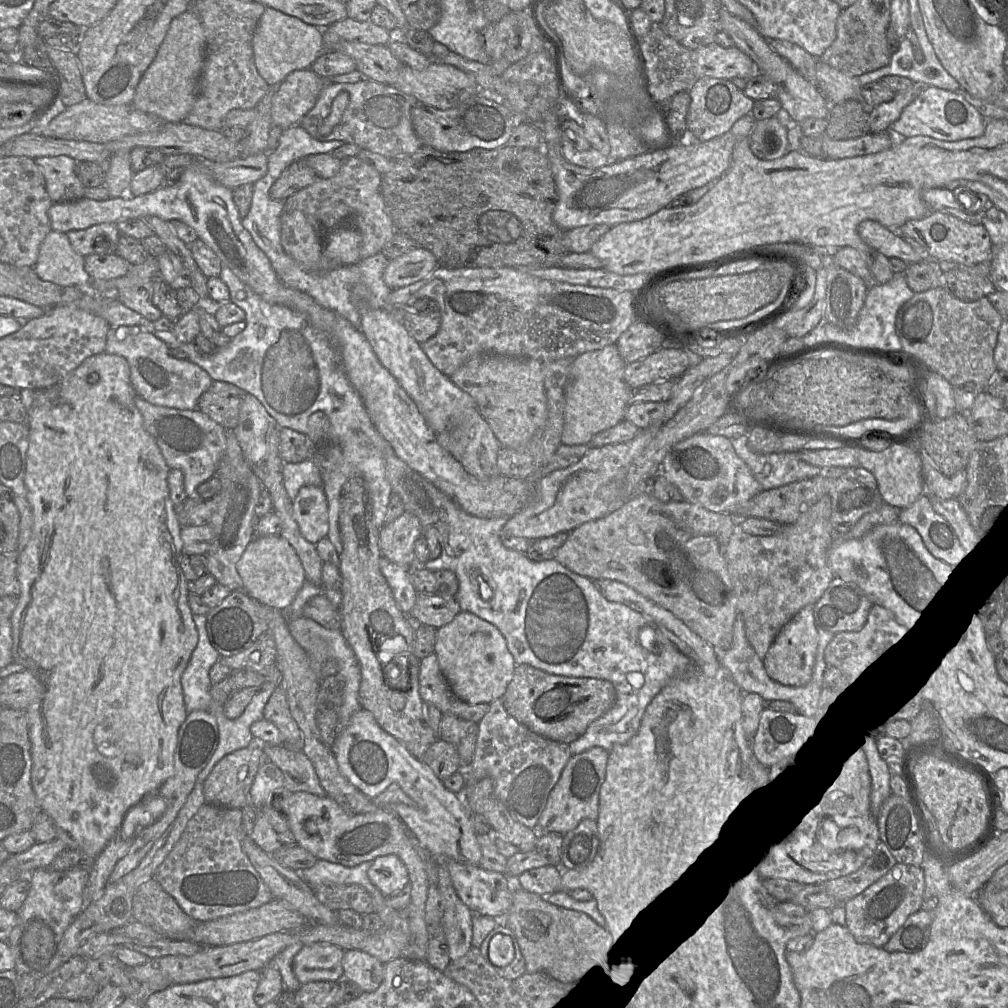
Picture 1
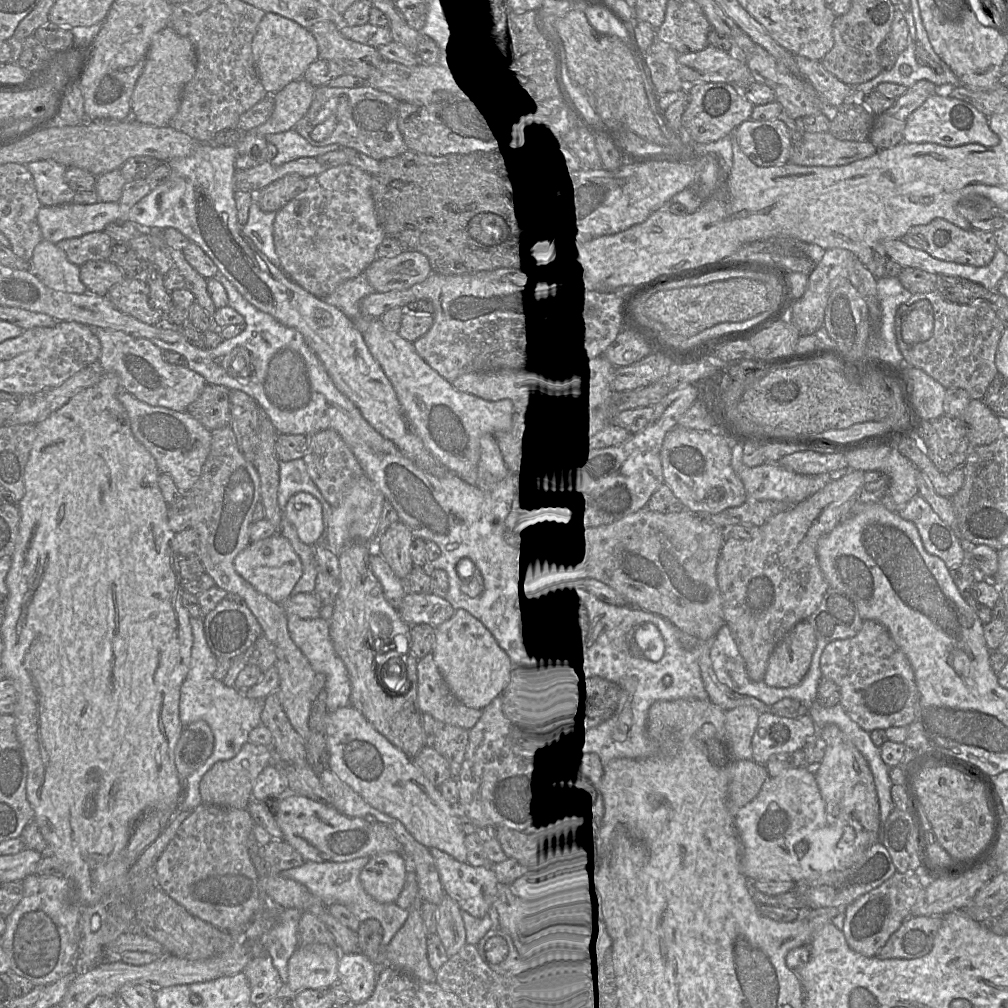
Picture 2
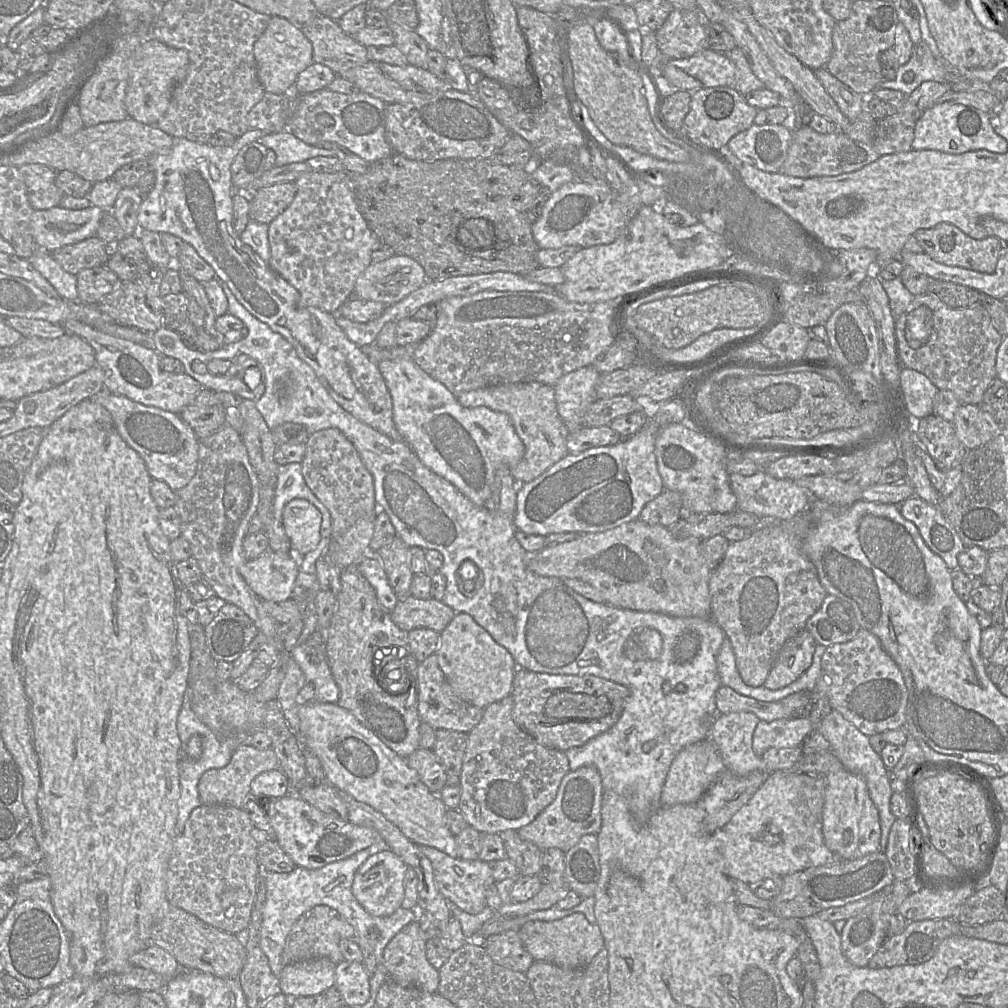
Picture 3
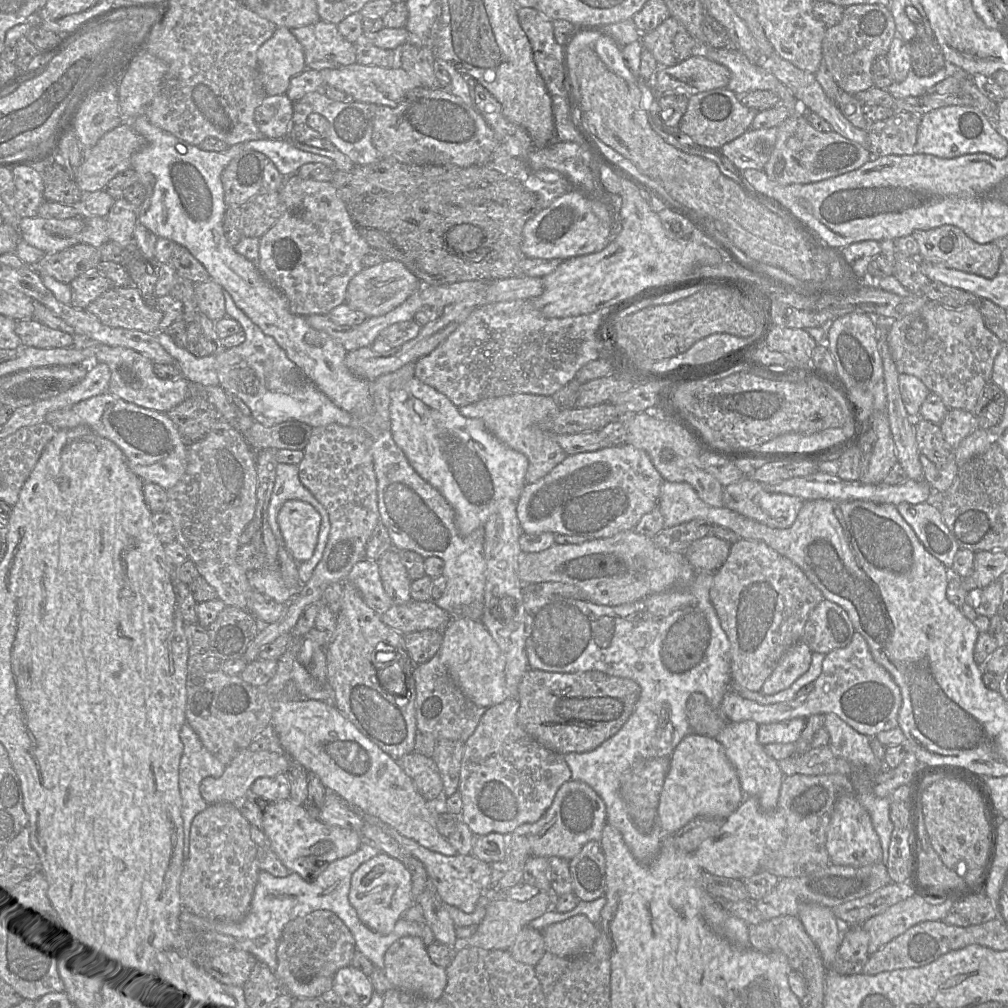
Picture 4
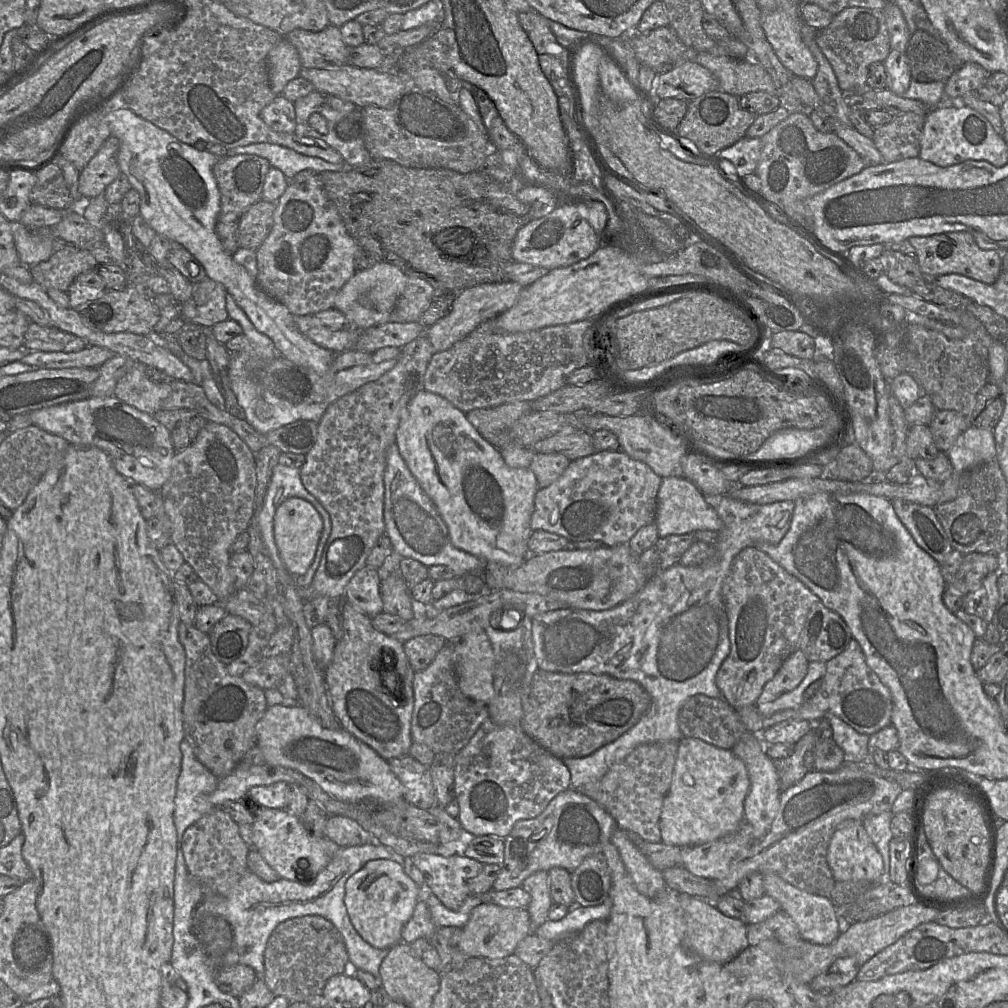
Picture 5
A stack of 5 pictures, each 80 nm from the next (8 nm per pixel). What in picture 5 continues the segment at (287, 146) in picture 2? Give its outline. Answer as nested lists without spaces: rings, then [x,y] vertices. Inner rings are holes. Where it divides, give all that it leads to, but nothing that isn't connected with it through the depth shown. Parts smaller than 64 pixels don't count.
[[[254,143],[237,147],[228,150],[224,157],[239,154],[253,154],[265,158],[271,167],[279,169],[288,180],[303,170],[340,172],[348,168],[344,162],[330,163],[321,158],[305,156],[290,148],[270,143]]]

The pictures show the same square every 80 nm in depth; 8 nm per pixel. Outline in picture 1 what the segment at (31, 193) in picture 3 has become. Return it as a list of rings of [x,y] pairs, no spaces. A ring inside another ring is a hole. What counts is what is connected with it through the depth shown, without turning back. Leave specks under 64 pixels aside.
[[[60,155],[38,157],[34,160],[44,175],[46,190],[53,203],[74,201],[84,197],[86,187],[76,173],[78,162],[75,159],[70,156]]]

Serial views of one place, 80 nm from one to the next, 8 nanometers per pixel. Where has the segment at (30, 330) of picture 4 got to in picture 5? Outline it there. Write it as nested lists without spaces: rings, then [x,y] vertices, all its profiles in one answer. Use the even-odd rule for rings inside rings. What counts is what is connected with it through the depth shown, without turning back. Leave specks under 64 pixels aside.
[[[30,322],[24,335],[23,348],[41,352],[79,352],[89,344],[86,340],[54,327]]]

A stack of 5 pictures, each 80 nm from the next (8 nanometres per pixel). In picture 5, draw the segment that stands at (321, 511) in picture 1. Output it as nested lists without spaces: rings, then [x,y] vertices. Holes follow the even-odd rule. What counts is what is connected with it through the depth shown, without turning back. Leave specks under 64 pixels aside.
[[[292,497],[285,500],[274,515],[274,535],[279,556],[286,570],[293,576],[303,575],[314,560],[323,530],[323,520],[308,501]]]

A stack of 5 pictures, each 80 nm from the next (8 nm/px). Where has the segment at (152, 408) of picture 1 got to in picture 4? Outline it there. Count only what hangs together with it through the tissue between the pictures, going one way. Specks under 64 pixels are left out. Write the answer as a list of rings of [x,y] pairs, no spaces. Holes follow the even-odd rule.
[[[105,393],[83,400],[70,408],[49,412],[45,423],[56,430],[72,429],[80,425],[90,427],[120,448],[129,469],[135,475],[144,482],[158,484],[165,490],[175,486],[185,473],[188,447],[166,413],[143,408]]]

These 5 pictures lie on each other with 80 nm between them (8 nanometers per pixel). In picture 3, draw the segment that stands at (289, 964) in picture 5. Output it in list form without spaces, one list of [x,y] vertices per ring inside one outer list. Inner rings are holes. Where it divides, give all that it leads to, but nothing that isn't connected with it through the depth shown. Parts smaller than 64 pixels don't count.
[[[325,905],[315,906],[303,913],[293,924],[281,955],[283,967],[291,963],[321,957],[328,958],[337,965],[344,960],[339,949],[340,940],[354,937],[354,928],[336,910]]]

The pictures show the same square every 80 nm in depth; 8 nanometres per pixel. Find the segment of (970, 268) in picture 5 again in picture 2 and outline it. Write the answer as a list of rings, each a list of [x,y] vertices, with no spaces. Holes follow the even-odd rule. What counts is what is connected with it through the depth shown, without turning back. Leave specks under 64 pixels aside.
[[[942,218],[912,226],[906,235],[912,237],[921,245],[922,250],[936,259],[976,267],[988,265],[998,249],[993,232],[974,228],[965,230]]]

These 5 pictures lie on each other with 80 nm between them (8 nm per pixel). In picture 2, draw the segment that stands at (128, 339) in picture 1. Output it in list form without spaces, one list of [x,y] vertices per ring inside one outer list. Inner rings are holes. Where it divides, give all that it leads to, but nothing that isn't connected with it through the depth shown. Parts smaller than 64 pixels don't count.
[[[92,327],[92,330],[101,343],[101,355],[96,364],[98,368],[104,373],[117,374],[121,390],[129,392],[140,401],[151,406],[185,412],[207,384],[203,376],[187,366],[167,363],[163,359],[163,350],[149,339],[100,327]]]

